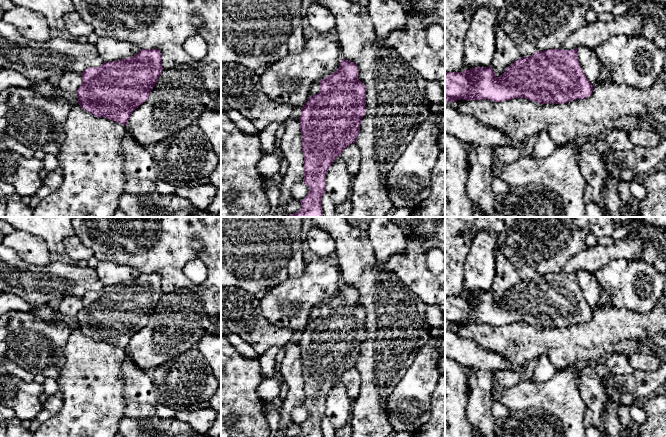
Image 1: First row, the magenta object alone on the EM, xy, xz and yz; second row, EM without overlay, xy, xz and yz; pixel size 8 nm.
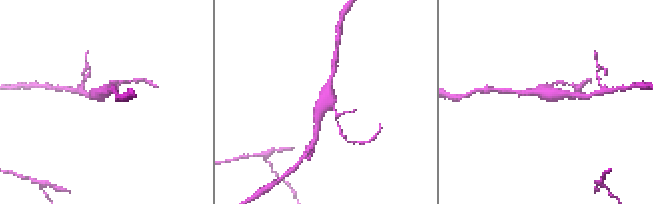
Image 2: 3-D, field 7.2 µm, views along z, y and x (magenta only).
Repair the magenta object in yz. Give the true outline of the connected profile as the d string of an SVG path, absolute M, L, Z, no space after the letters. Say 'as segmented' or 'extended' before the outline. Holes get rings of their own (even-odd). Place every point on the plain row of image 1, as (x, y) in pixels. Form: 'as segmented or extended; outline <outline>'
as segmented; outline M577 272L572 274L549 273L545 275L536 275L533 279L521 281L506 292L500 301L496 301L490 291L475 291L470 294L464 293L461 296L445 297L445 325L455 326L457 324L491 324L493 326L502 326L514 322L526 322L540 328L564 328L576 323L584 323L591 319L594 309L586 302L582 295L578 282Z

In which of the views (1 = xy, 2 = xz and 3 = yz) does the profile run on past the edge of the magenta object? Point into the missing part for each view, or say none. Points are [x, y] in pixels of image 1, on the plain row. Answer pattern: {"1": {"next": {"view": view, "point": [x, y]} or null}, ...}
{"1": {"next": null}, "2": {"next": null}, "3": {"next": null}}

